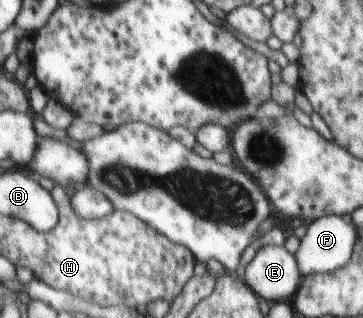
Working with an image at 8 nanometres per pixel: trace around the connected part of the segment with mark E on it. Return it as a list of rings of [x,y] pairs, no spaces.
[[[260,245],[251,260],[244,264],[243,280],[251,292],[265,302],[283,302],[299,287],[299,270],[295,258],[281,246]]]

